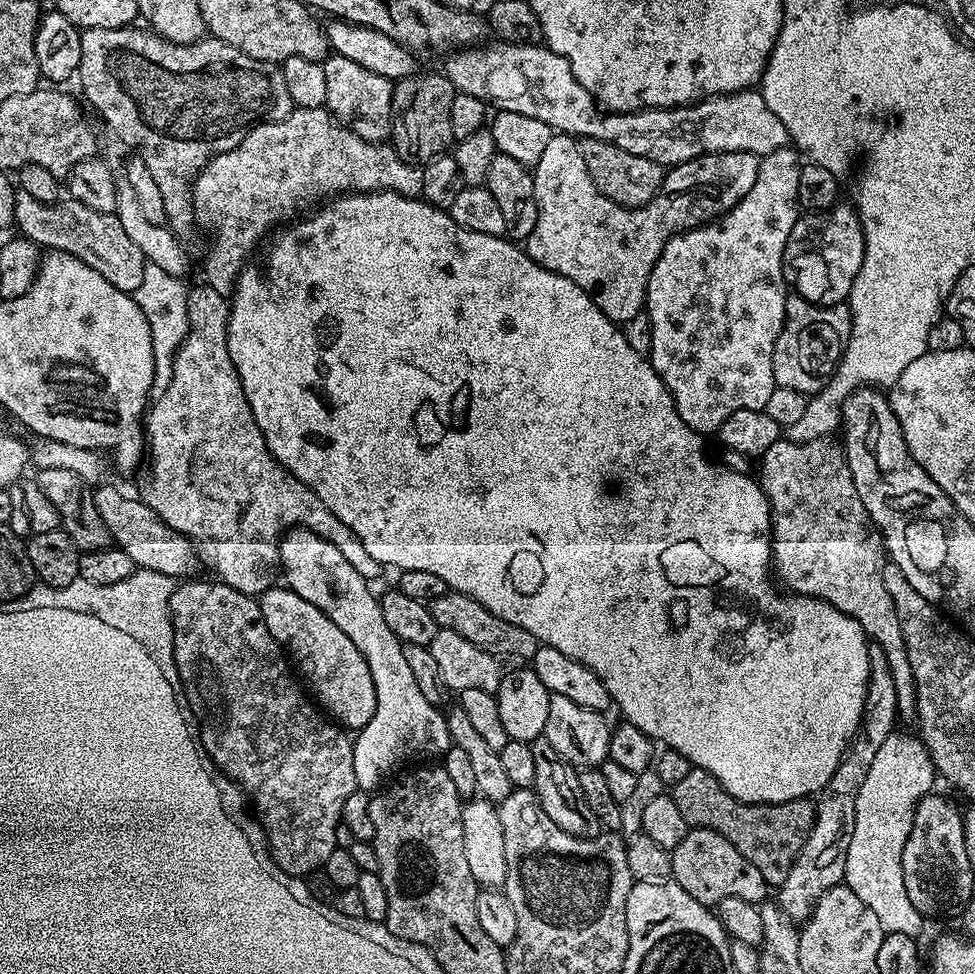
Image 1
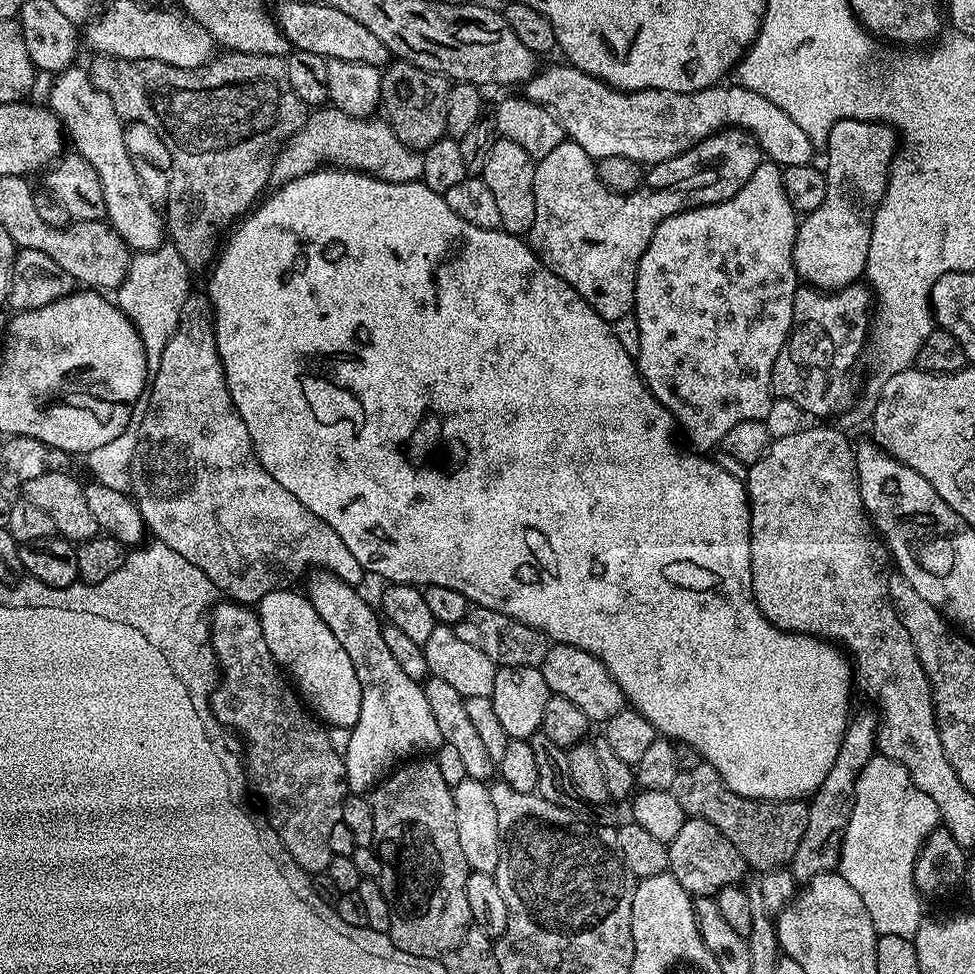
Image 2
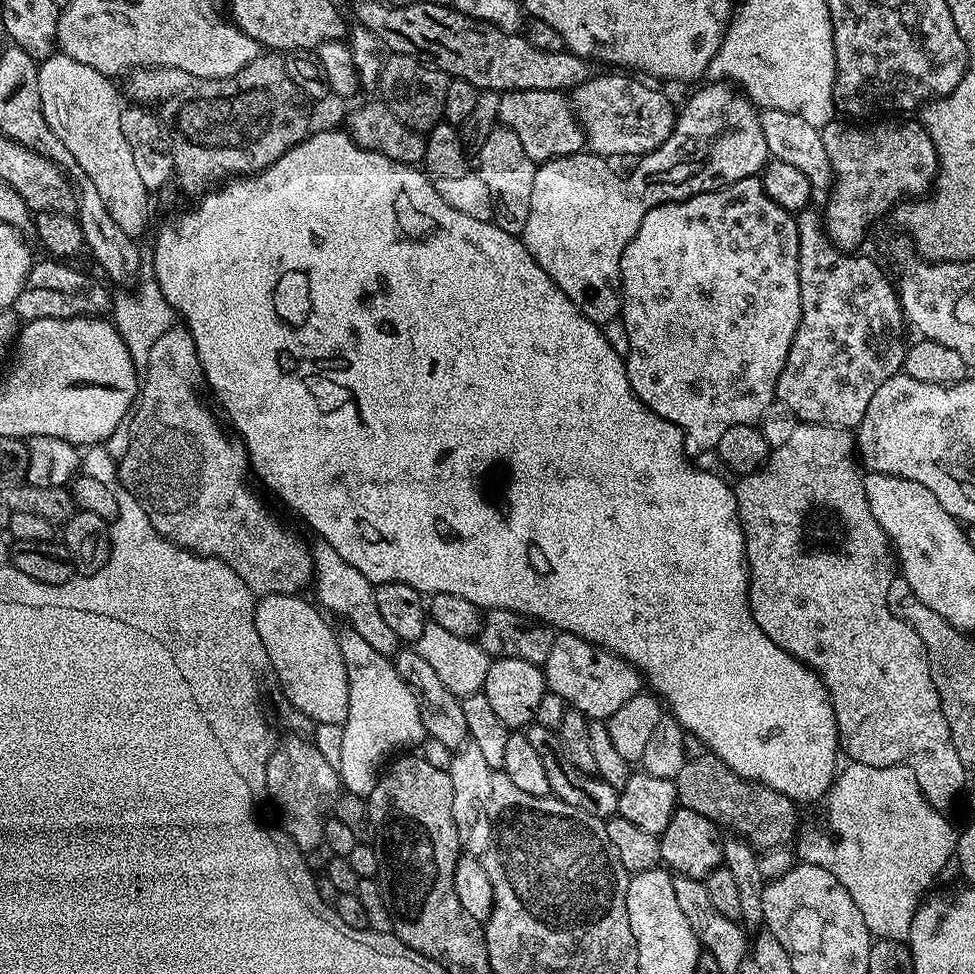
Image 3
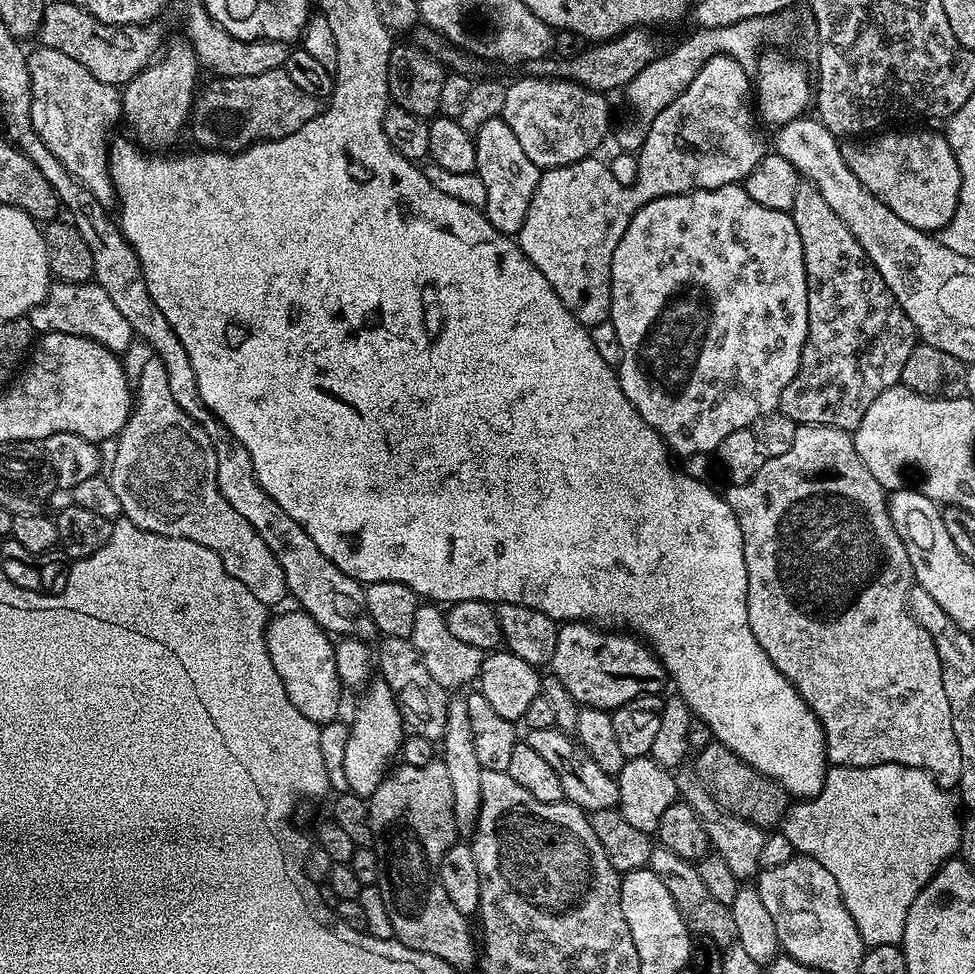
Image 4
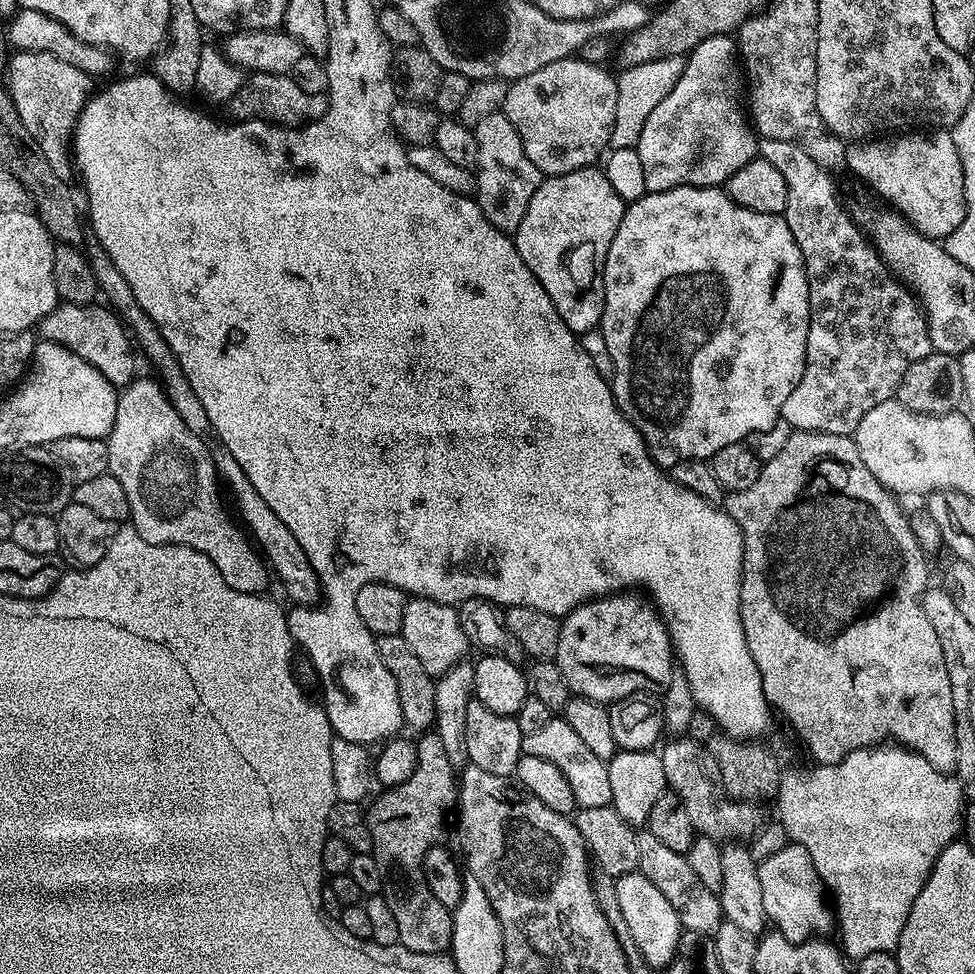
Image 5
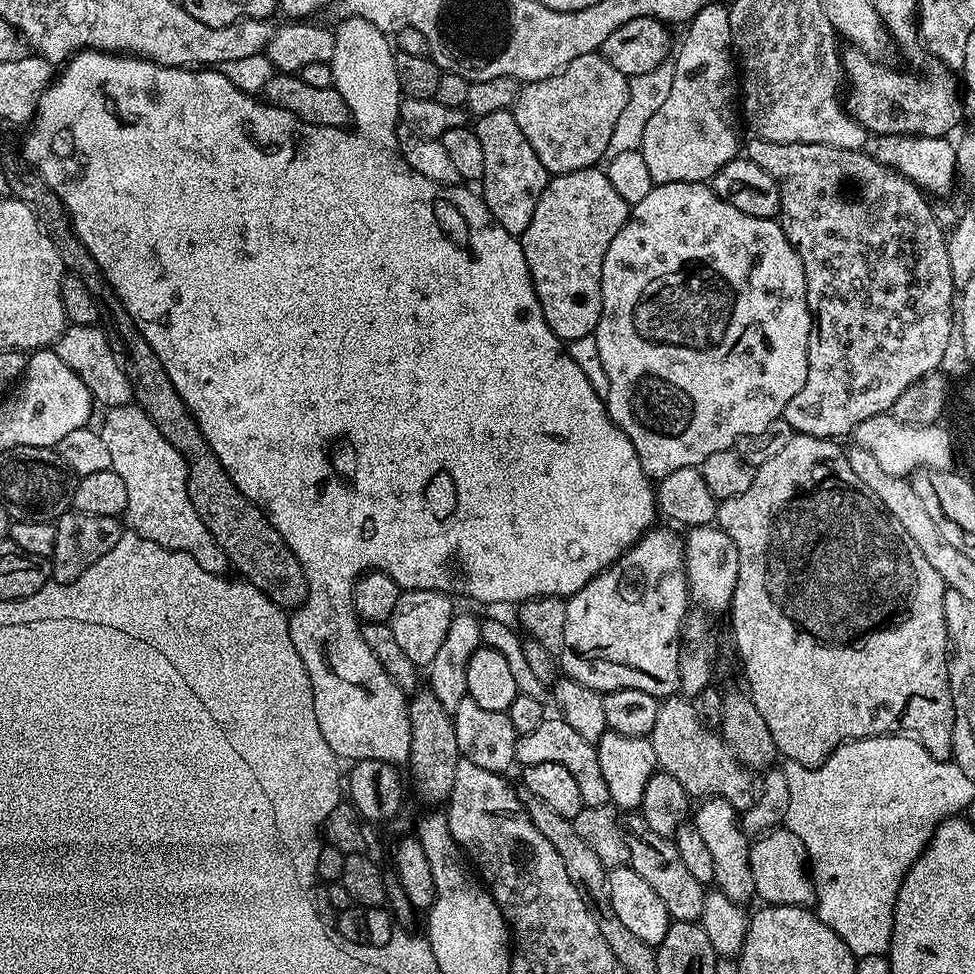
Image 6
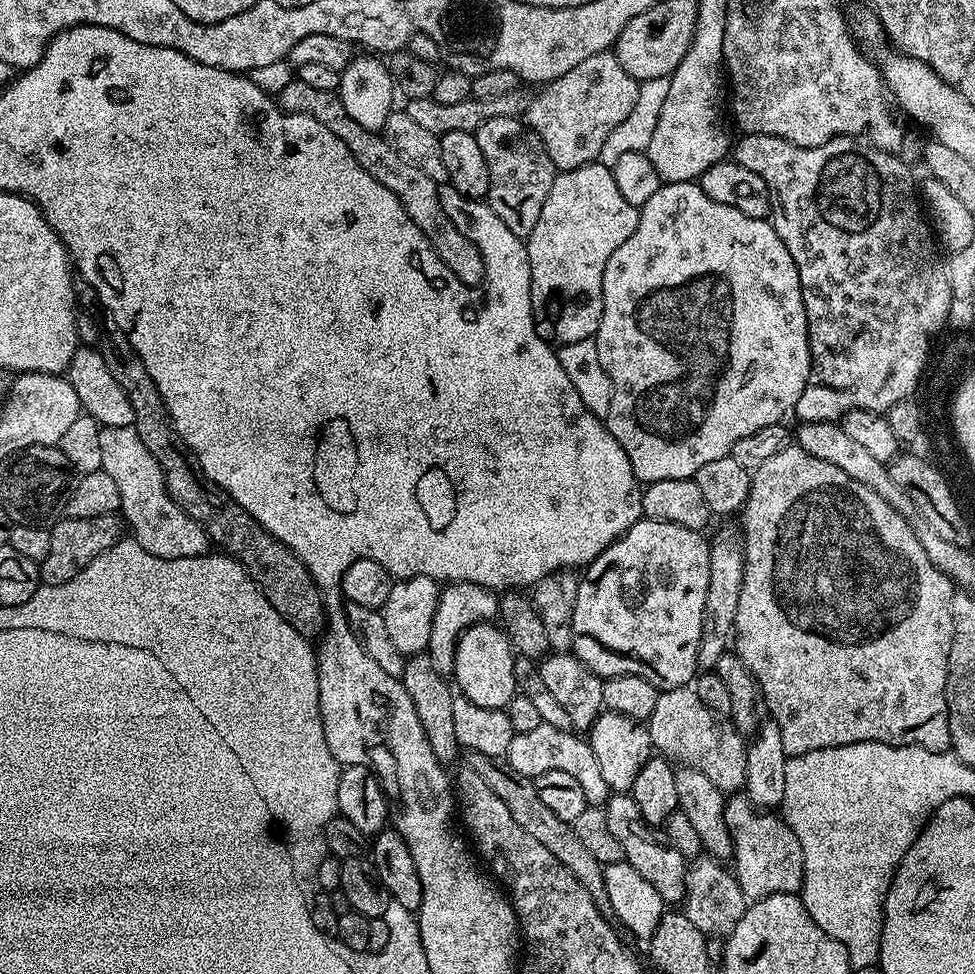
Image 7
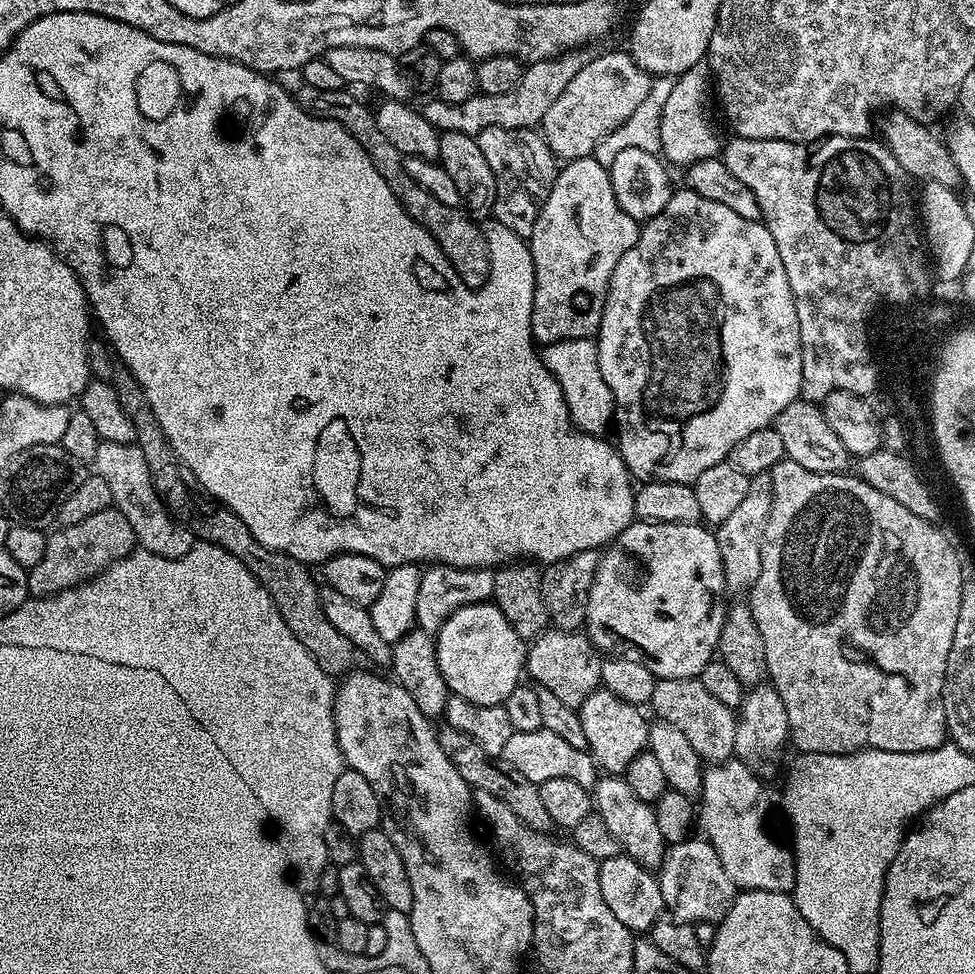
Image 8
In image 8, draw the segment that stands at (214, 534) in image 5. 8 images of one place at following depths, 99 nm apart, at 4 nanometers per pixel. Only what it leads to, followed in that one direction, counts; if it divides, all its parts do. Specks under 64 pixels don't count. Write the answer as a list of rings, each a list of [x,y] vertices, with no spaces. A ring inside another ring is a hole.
[[[100,441],[98,454],[94,461],[95,475],[100,476],[110,486],[112,503],[122,514],[126,514],[126,522],[130,522],[130,530],[134,530],[136,543],[147,552],[158,554],[162,558],[182,558],[192,549],[194,533],[184,527],[163,504],[152,485],[150,470],[146,466],[146,458],[142,458],[142,450],[135,443]]]

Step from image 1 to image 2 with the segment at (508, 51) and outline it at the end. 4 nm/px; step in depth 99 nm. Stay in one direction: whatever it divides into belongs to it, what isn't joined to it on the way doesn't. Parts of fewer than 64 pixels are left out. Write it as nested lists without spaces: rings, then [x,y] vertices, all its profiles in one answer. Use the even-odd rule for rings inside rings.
[[[567,62],[559,63],[549,68],[541,67],[523,85],[523,95],[549,108],[564,127],[565,137],[582,146],[582,150],[597,162],[617,156],[634,160],[641,166],[660,164],[722,128],[743,128],[753,136],[761,153],[771,163],[781,166],[813,163],[814,145],[798,122],[792,121],[790,114],[778,110],[774,102],[762,98],[762,94],[754,94],[754,90],[746,90],[738,82],[732,82],[729,88],[713,86],[697,92],[653,88],[624,92]]]

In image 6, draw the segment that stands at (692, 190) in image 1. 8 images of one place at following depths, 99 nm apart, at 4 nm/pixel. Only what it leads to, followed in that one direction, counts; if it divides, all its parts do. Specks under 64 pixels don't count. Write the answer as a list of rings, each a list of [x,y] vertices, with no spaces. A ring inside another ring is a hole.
[[[709,2],[698,15],[687,25],[688,33],[684,36],[684,41],[679,41],[678,51],[674,56],[674,67],[676,76],[672,79],[672,85],[668,87],[666,94],[666,102],[662,102],[662,107],[658,109],[658,114],[654,114],[654,118],[650,118],[650,122],[646,122],[646,130],[644,131],[644,143],[642,151],[646,158],[646,166],[650,169],[650,178],[653,185],[669,184],[670,182],[694,182],[695,184],[703,184],[711,181],[714,174],[718,174],[718,170],[722,170],[722,166],[726,166],[726,162],[737,159],[739,150],[742,148],[742,140],[736,137],[736,128],[732,125],[732,120],[726,113],[732,108],[732,99],[737,99],[738,96],[738,72],[734,67],[734,49],[732,47],[732,35],[730,34],[730,18],[728,17],[728,8],[725,5],[716,4],[716,2]],[[596,166],[583,168],[577,172],[567,172],[561,176],[552,176],[548,181],[548,185],[544,187],[542,198],[538,198],[538,206],[534,206],[534,218],[530,218],[530,226],[526,226],[526,230],[518,237],[518,246],[526,254],[526,266],[532,275],[532,285],[538,294],[542,314],[546,318],[550,330],[554,330],[554,334],[558,339],[567,342],[578,338],[586,338],[595,333],[602,314],[602,258],[610,247],[610,242],[614,242],[614,234],[618,234],[618,230],[622,230],[622,226],[628,221],[629,211],[630,205],[624,201],[622,194],[618,194],[618,190],[614,190],[614,186],[610,186],[607,171]]]

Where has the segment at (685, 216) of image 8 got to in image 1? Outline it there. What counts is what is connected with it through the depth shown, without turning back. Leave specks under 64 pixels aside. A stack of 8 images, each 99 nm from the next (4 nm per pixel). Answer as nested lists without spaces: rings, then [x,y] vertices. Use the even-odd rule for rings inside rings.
[[[792,146],[782,150],[774,150],[774,154],[760,157],[754,186],[750,186],[750,190],[744,195],[742,202],[738,202],[738,206],[734,206],[732,211],[727,212],[725,216],[713,223],[704,224],[701,228],[692,228],[689,232],[679,232],[677,236],[670,237],[658,262],[654,262],[654,270],[650,274],[650,282],[648,283],[648,293],[644,299],[646,315],[652,323],[652,350],[650,353],[652,369],[662,378],[666,390],[670,390],[678,414],[682,418],[682,422],[686,422],[686,426],[690,426],[690,430],[701,434],[719,433],[722,422],[726,422],[726,418],[730,418],[730,414],[734,414],[737,410],[764,411],[770,394],[776,388],[772,355],[774,354],[774,346],[778,342],[778,334],[782,334],[786,302],[790,295],[790,285],[784,278],[784,251],[786,250],[786,242],[790,238],[790,230],[794,230],[794,222],[798,219],[798,213],[801,211],[798,198],[798,174],[801,167],[801,153]]]

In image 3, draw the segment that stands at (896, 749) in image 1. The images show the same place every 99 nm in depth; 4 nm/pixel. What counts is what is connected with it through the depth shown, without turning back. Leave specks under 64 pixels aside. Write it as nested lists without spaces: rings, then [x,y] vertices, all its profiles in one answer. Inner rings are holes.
[[[849,763],[847,767],[841,767],[839,769],[836,779],[832,781],[832,786],[828,789],[826,803],[823,805],[823,807],[825,806],[824,817],[817,824],[810,825],[809,828],[804,826],[799,829],[798,839],[794,844],[795,855],[803,863],[822,866],[826,870],[830,870],[830,874],[834,874],[834,878],[838,878],[838,882],[842,882],[842,886],[846,886],[846,894],[850,894],[850,898],[854,898],[854,906],[858,906],[858,911],[861,912],[862,918],[866,921],[866,926],[872,932],[873,937],[882,940],[907,941],[910,934],[910,926],[914,922],[914,914],[920,909],[920,905],[925,899],[926,893],[929,891],[927,888],[935,882],[936,875],[947,864],[951,865],[953,863],[956,854],[957,825],[952,825],[947,820],[949,817],[945,813],[939,812],[937,808],[933,808],[929,804],[928,799],[924,797],[922,790],[918,786],[914,774],[906,766],[886,766],[885,768],[879,768],[878,766]]]

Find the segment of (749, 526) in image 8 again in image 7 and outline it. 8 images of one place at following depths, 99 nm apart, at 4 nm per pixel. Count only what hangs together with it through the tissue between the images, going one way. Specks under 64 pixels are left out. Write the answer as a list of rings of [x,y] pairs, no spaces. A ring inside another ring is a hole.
[[[720,528],[710,536],[708,545],[710,554],[710,586],[706,594],[706,610],[702,622],[702,638],[698,642],[697,669],[715,669],[718,658],[722,658],[730,648],[734,636],[736,614],[738,612],[738,594],[742,592],[744,577],[744,537],[741,529]]]

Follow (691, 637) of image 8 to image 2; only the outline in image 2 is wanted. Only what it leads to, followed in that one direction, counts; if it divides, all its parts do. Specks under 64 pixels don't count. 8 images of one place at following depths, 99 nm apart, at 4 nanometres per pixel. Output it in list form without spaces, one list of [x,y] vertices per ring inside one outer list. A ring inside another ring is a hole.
[[[553,643],[539,669],[542,678],[546,678],[549,693],[574,702],[574,706],[578,706],[578,710],[586,714],[589,722],[603,722],[614,718],[614,714],[618,714],[626,706],[624,692],[610,670],[606,670],[598,657],[586,650],[578,650],[578,646]]]

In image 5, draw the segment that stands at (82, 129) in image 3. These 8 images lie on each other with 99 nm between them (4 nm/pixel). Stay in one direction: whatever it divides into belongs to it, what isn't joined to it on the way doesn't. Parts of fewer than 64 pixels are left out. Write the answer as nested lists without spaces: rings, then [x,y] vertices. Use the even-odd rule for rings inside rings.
[[[17,51],[9,59],[6,71],[6,87],[18,110],[18,118],[22,118],[22,126],[26,126],[30,138],[36,140],[54,174],[67,177],[68,171],[71,173],[74,168],[70,145],[74,140],[80,111],[94,91],[93,77],[78,70],[78,66],[70,66],[70,62],[62,62],[62,58],[54,58],[54,54],[49,52]]]

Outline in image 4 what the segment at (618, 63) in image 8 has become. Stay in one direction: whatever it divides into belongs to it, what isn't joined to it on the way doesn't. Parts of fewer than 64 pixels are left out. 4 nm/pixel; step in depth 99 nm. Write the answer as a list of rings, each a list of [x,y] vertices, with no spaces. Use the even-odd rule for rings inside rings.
[[[525,74],[521,80],[516,80],[513,84],[509,83],[506,87],[506,103],[502,105],[500,116],[506,122],[506,126],[510,126],[510,130],[514,130],[514,134],[518,137],[518,143],[521,144],[522,150],[526,150],[526,158],[530,158],[530,162],[534,162],[534,166],[538,166],[541,170],[549,168],[557,168],[558,166],[566,166],[573,164],[579,160],[589,159],[593,155],[592,152],[604,139],[609,139],[610,128],[608,132],[608,100],[609,97],[603,92],[595,92],[589,88],[584,88],[580,84],[575,84],[573,80],[553,80],[551,76],[534,76]]]

